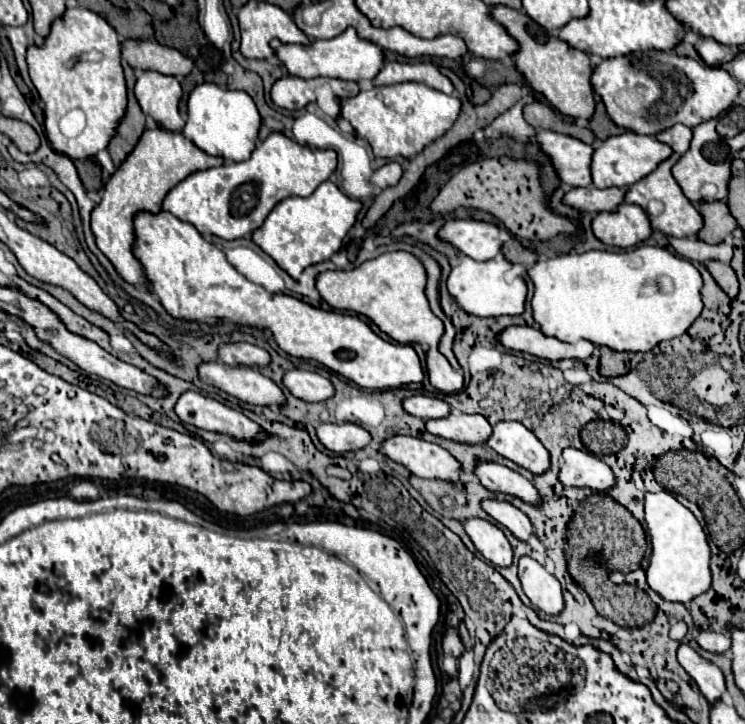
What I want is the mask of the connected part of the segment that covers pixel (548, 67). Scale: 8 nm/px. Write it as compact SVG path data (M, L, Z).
M504 4L490 6L490 16L504 26L504 30L518 42L518 50L512 54L516 68L526 76L528 84L546 96L546 100L564 116L584 118L588 120L594 112L594 94L590 86L590 60L584 52L570 48L564 40L550 36L544 28L540 28L530 16L520 10L512 10Z

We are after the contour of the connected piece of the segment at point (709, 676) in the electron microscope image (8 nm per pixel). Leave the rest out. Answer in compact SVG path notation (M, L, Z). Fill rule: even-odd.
M682 644L678 648L678 662L684 666L684 670L692 676L692 680L698 684L700 692L704 694L704 698L710 704L716 704L724 692L726 692L726 684L724 684L724 674L720 672L720 668L716 668L714 664L702 660L690 646Z

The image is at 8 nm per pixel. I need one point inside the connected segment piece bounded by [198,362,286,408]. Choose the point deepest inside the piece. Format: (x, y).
(246, 384)

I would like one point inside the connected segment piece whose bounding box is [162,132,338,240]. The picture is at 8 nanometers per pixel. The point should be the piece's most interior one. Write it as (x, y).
(231, 201)

